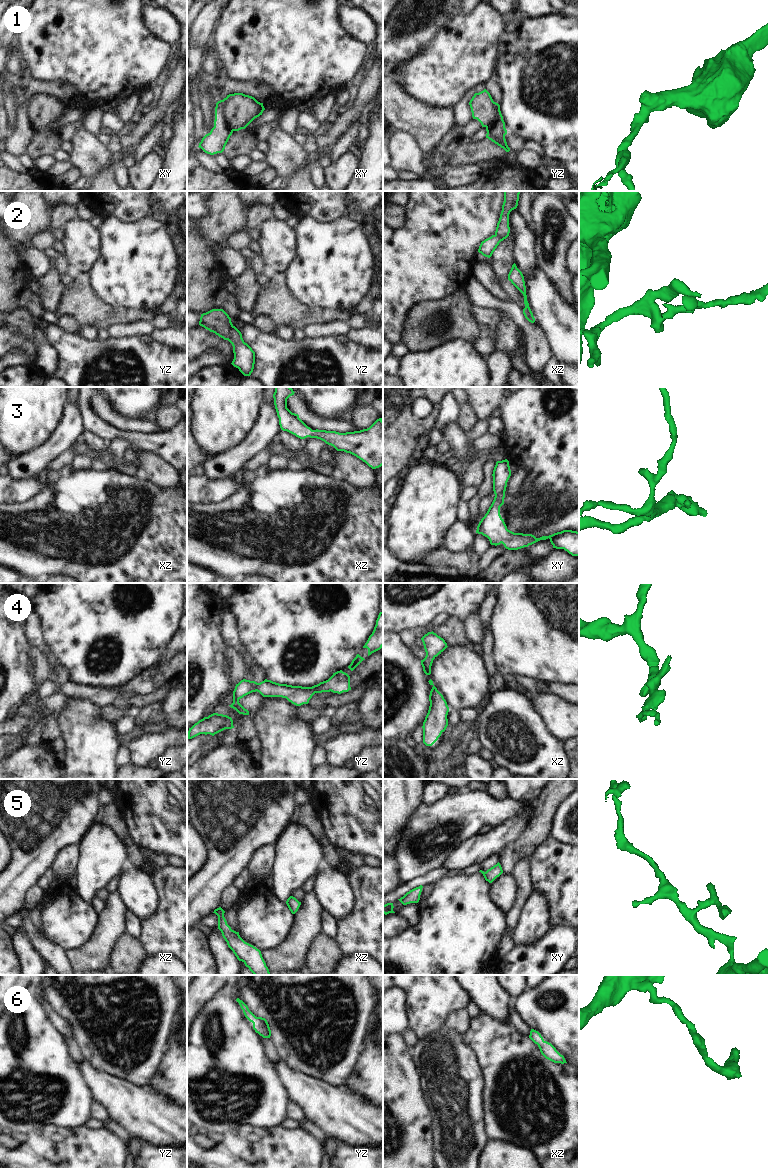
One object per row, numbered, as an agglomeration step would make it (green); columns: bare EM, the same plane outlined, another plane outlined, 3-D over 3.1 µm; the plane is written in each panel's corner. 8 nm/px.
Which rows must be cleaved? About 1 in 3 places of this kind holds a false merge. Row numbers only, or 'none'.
1, 2.

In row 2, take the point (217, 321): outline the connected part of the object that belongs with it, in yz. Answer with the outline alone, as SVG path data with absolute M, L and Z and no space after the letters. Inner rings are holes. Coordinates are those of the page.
M212 309L201 314L199 325L215 333L224 340L228 340L234 347L235 340L231 334L233 324L231 318L223 309Z

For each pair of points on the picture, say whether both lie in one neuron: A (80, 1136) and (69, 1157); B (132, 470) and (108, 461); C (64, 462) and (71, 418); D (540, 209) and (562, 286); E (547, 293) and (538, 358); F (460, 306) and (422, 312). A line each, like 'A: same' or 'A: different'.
A: same
B: same
C: different
D: same
E: different
F: same

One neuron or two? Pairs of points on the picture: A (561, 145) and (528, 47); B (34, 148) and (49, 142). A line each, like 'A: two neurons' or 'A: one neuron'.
A: one neuron
B: one neuron

